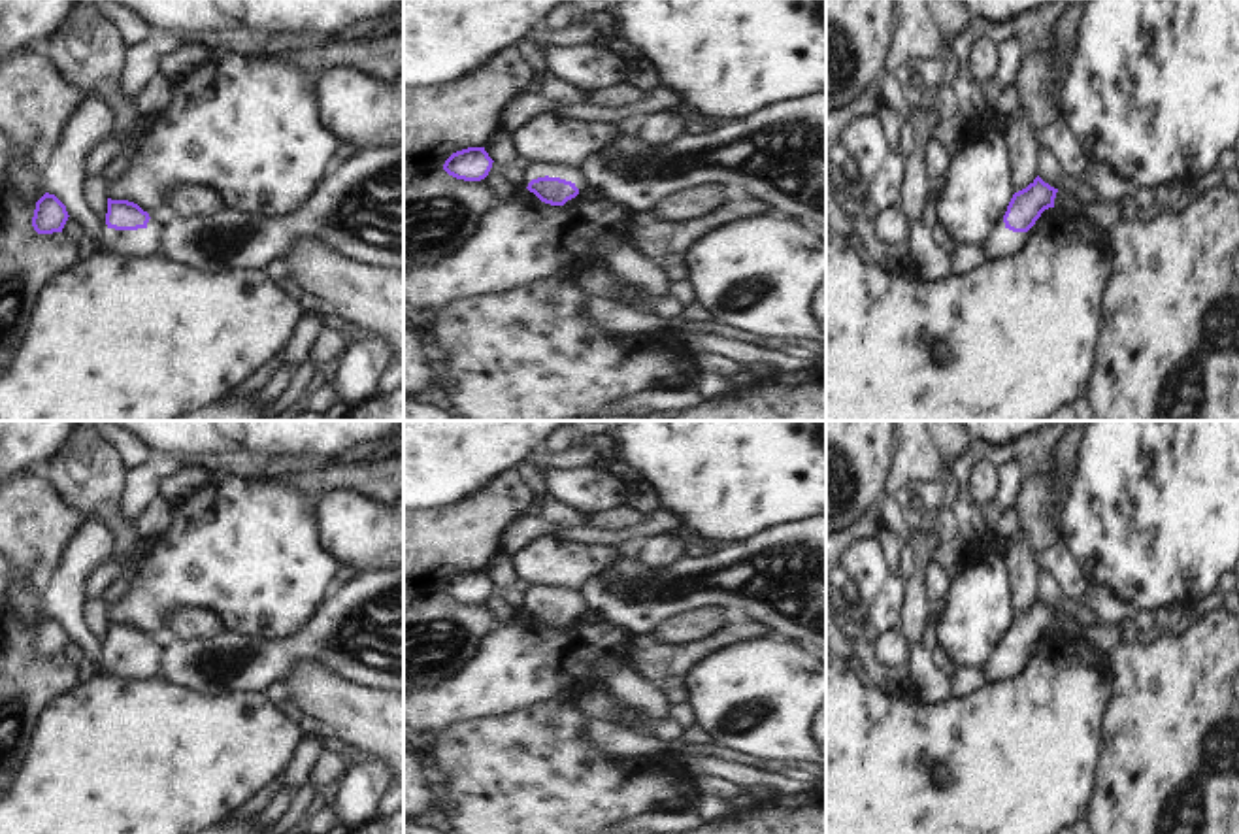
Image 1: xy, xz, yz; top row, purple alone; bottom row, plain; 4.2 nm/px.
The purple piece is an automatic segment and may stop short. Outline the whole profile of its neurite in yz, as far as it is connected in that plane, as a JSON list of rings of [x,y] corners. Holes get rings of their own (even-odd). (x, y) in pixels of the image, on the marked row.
[[[1039,175],[1026,189],[1015,192],[1003,215],[1005,226],[992,230],[983,242],[986,259],[1013,255],[1026,242],[1026,232],[1041,213],[1054,208],[1056,192],[1058,189]]]

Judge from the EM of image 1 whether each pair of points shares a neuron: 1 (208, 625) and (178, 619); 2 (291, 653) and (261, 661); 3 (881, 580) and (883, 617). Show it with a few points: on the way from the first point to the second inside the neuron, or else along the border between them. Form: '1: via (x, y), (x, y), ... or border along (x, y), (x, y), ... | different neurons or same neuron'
1: via (200, 623), (185, 623) | same neuron
2: via (283, 655), (268, 659) | same neuron
3: via (881, 589), (883, 608) | same neuron

